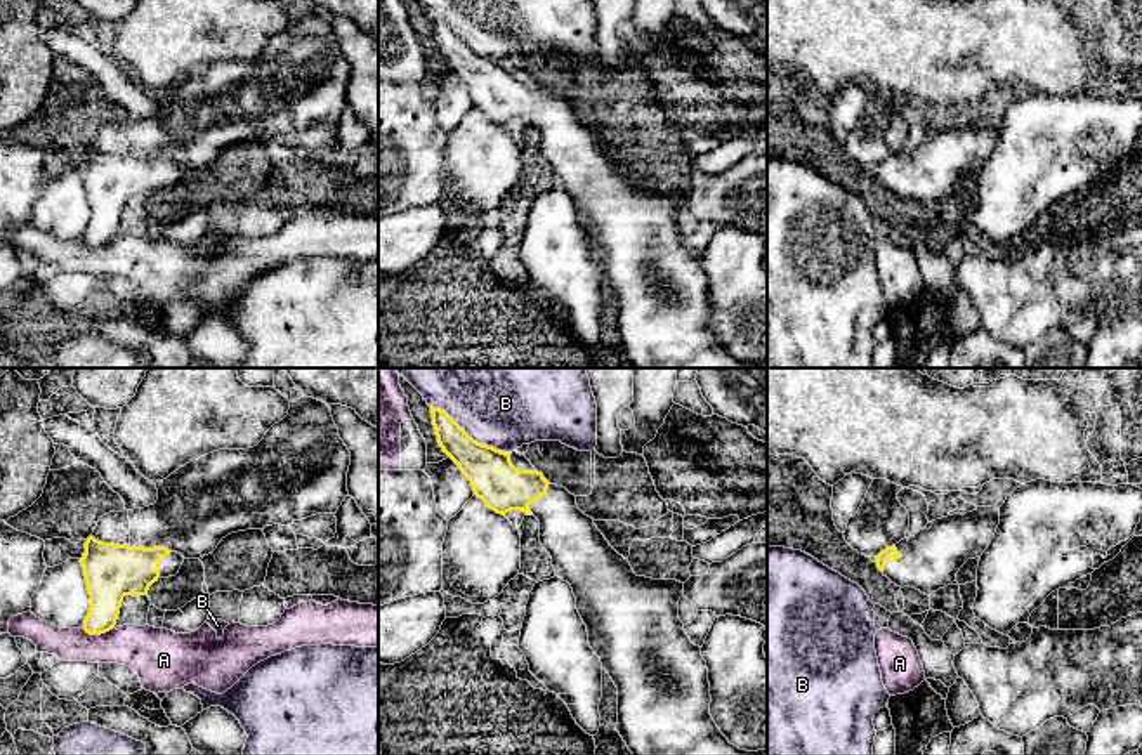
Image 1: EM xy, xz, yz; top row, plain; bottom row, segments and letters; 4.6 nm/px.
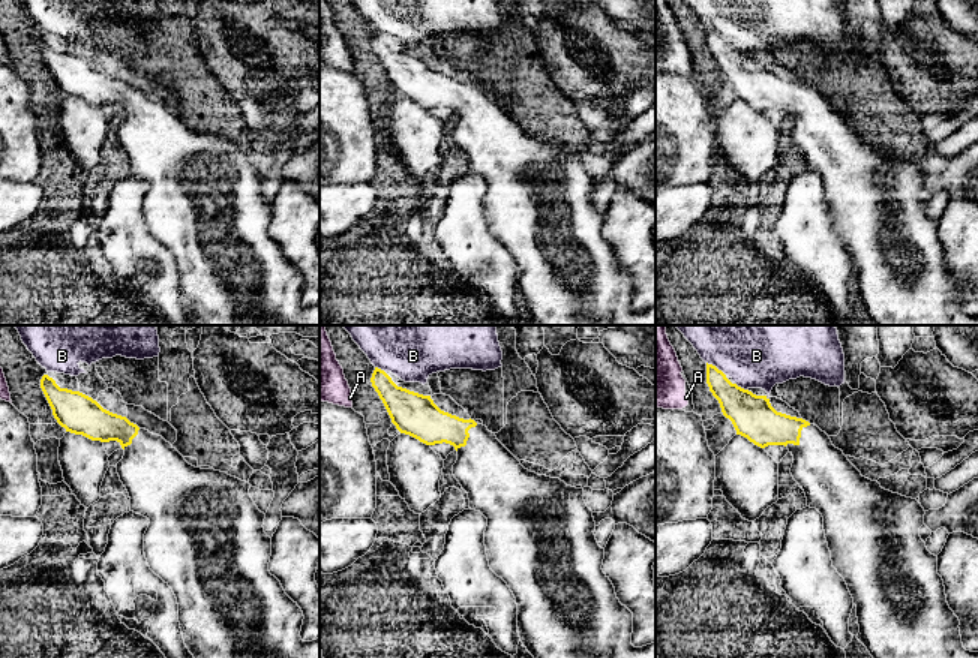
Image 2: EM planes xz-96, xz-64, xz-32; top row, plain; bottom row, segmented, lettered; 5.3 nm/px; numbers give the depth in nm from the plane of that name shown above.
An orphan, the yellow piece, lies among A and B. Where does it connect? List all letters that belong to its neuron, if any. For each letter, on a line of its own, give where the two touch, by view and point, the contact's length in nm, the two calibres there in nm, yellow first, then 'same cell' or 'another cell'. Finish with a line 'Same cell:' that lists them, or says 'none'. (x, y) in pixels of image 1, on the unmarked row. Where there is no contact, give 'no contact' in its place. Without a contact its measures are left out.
A: meets yellow in xy at (96, 245); contact 140 nm long; 200 nm thick on the yellow side, 220 nm on the other; another cell
B: meets yellow in xz at (469, 47); contact 440 nm long; 220 nm thick on the yellow side, 280 nm on the other; another cell
Same cell: none

